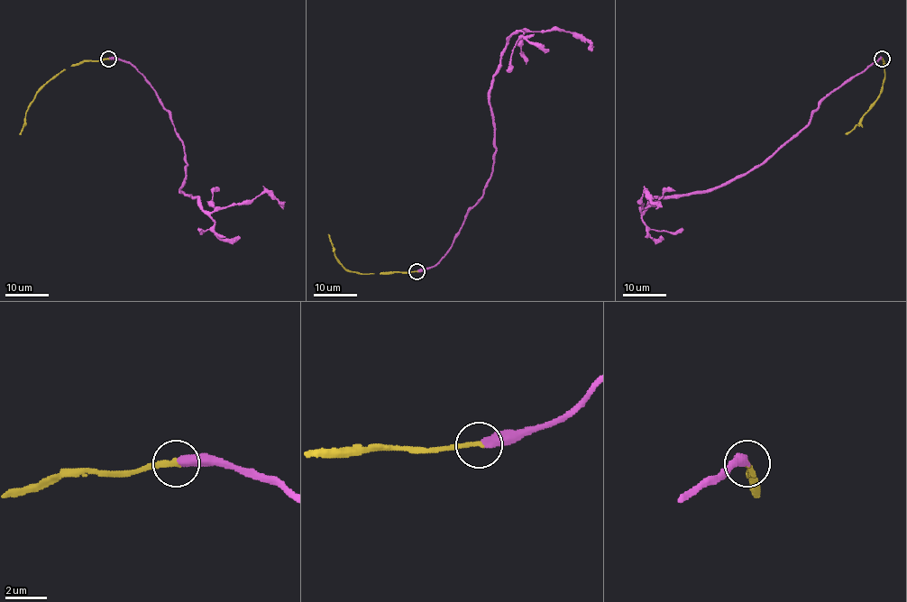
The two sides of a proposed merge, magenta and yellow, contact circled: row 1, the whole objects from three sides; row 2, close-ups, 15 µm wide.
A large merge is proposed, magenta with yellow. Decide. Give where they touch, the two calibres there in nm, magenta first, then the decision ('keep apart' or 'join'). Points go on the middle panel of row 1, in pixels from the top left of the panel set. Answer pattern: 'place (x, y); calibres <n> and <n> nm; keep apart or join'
place (416, 271); calibres 420 and 280 nm; join

